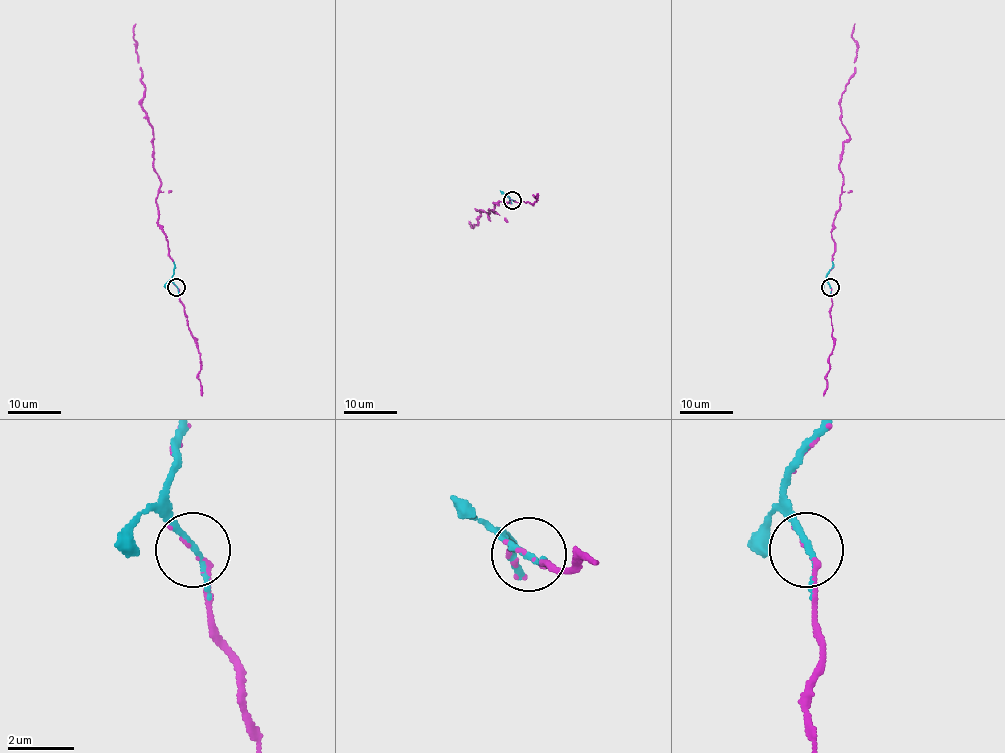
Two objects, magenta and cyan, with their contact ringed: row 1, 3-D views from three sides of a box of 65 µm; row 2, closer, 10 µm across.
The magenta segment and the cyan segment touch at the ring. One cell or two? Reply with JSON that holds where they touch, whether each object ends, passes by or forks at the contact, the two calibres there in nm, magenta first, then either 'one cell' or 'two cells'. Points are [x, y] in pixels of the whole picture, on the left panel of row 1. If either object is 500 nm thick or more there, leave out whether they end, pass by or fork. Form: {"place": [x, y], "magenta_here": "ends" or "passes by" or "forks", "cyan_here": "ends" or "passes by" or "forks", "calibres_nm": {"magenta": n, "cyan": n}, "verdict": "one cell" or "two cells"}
{"place": [176, 287], "magenta_here": "ends", "cyan_here": "passes by", "calibres_nm": {"magenta": 110, "cyan": 150}, "verdict": "one cell"}

